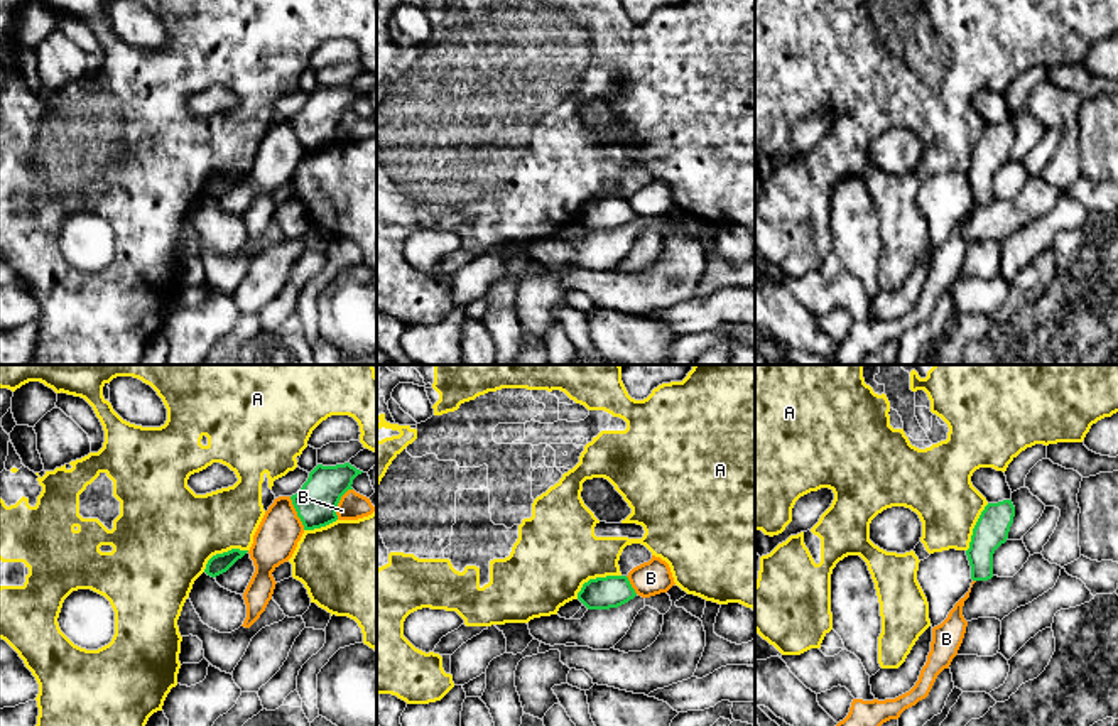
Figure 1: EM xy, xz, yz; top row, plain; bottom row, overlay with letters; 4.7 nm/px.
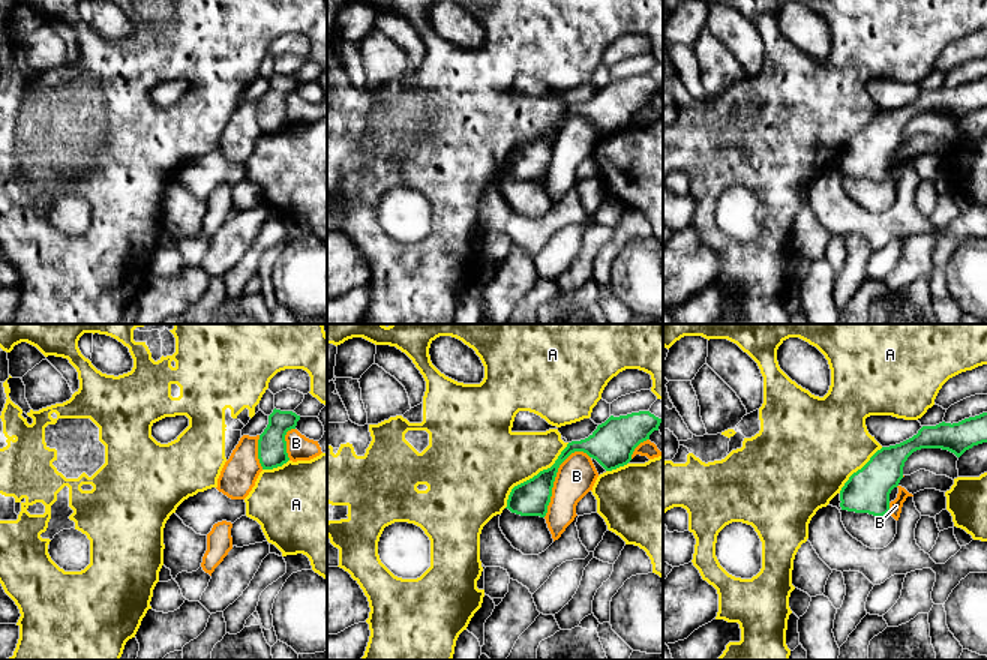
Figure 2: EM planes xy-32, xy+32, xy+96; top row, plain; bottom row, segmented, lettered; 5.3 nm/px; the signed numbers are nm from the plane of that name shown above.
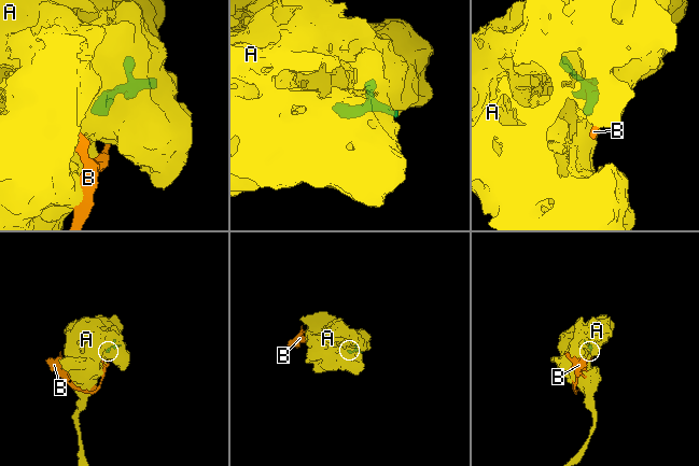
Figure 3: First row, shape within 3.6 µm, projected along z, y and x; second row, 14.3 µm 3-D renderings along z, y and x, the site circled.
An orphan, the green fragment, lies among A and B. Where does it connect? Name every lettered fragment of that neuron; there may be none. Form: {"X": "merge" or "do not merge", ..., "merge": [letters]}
{"A": "merge", "B": "do not merge", "merge": ["A"]}

